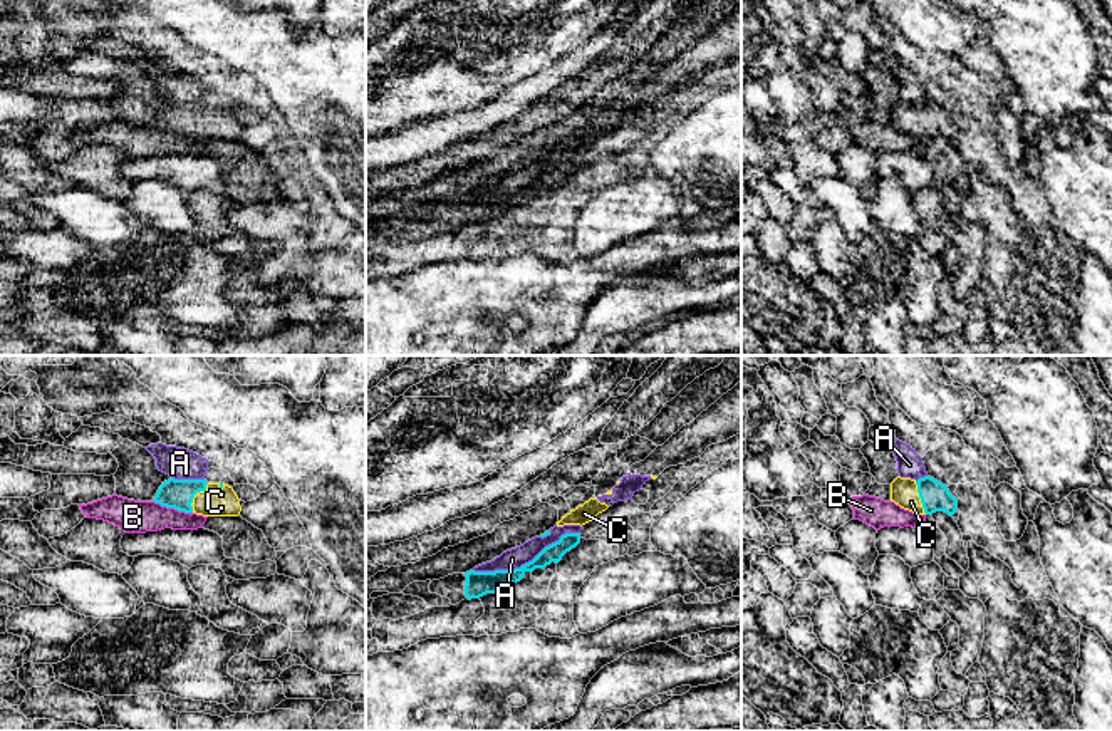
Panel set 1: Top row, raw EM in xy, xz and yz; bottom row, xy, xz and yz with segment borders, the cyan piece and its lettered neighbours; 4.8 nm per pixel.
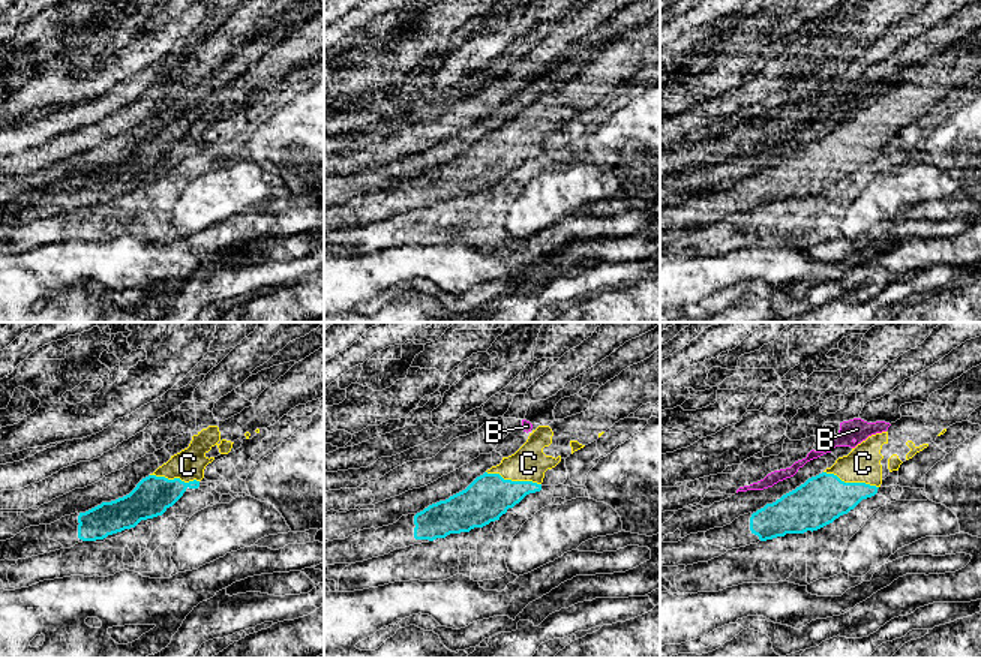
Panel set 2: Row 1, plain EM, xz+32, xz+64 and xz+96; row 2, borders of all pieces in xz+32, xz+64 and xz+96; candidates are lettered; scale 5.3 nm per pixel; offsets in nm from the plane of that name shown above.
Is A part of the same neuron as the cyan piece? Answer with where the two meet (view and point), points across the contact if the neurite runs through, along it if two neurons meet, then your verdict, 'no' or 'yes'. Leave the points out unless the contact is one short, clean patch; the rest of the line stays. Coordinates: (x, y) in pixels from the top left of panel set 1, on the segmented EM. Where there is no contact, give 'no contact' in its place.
meets cyan in xz at (525, 564); no

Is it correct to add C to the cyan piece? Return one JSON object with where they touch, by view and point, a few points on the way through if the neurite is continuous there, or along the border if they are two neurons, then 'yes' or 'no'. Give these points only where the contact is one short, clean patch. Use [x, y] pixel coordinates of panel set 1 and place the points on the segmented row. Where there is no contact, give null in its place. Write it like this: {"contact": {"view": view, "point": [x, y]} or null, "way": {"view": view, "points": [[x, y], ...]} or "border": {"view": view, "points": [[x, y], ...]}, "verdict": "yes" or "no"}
{"contact": {"view": "xy", "point": [193, 497]}, "way": {"view": "xy", "points": [[175, 493], [193, 497], [215, 502]]}, "verdict": "yes"}

